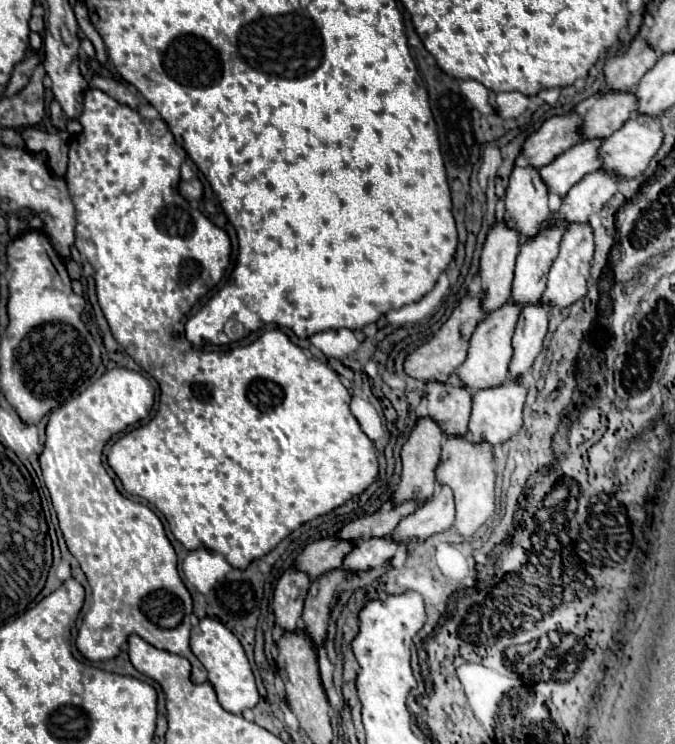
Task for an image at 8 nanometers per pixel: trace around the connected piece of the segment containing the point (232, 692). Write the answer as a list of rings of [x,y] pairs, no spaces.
[[[203,619],[197,627],[191,629],[191,651],[203,663],[209,673],[209,683],[213,685],[219,705],[229,713],[241,713],[247,707],[255,707],[259,703],[259,693],[255,685],[255,677],[251,673],[247,655],[239,643],[239,639],[219,621]]]

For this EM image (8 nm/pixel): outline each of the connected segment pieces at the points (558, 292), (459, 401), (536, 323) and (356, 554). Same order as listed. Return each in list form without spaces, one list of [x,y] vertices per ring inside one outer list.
[[[581,223],[581,225],[569,225],[569,229],[563,235],[561,241],[561,249],[557,259],[551,265],[549,271],[549,281],[547,281],[547,289],[543,293],[543,301],[551,303],[551,305],[559,305],[559,307],[567,307],[571,303],[575,303],[577,299],[581,299],[587,293],[587,277],[589,277],[589,261],[593,257],[593,227],[589,223]]]
[[[449,377],[445,385],[441,381],[429,381],[425,393],[429,397],[429,417],[441,425],[445,435],[467,433],[473,397],[469,389],[461,389],[461,381],[455,377]]]
[[[545,303],[529,305],[519,315],[519,323],[513,337],[513,359],[509,365],[509,373],[517,377],[525,377],[531,371],[533,359],[541,351],[543,337],[547,333],[551,309]]]
[[[371,537],[369,541],[359,541],[353,551],[345,557],[343,567],[351,569],[351,571],[367,571],[373,567],[381,567],[383,563],[387,563],[395,551],[397,551],[397,541],[393,541],[393,537]]]

